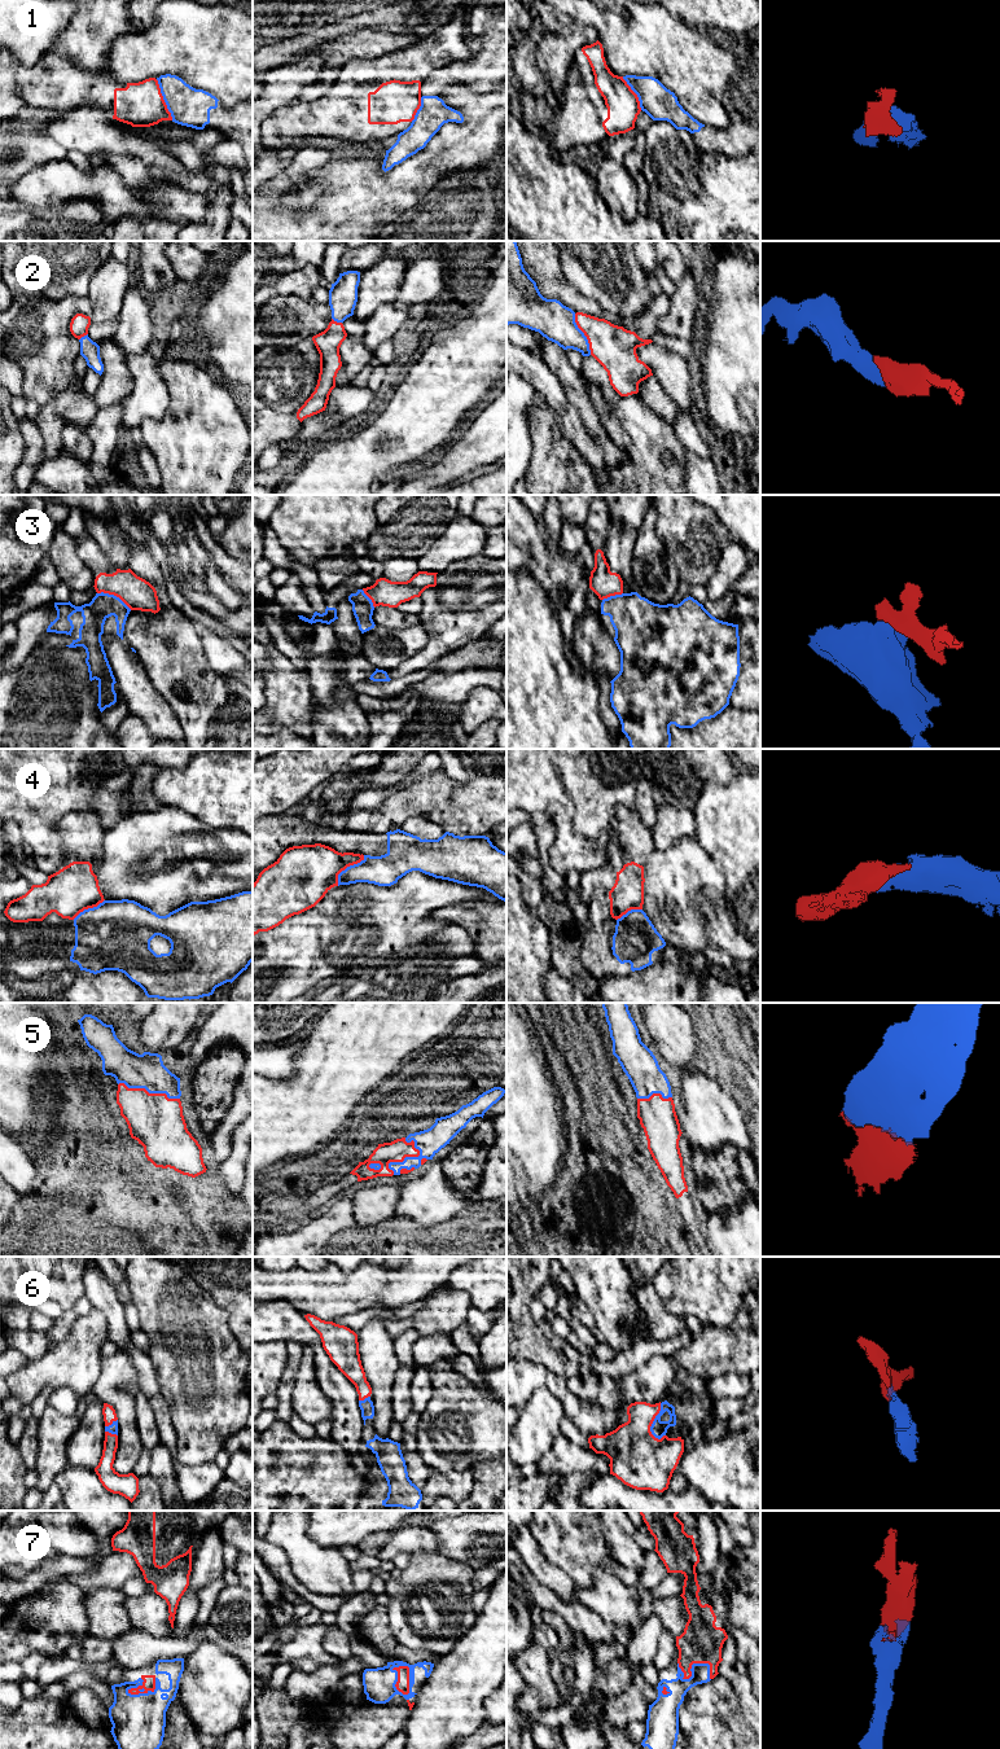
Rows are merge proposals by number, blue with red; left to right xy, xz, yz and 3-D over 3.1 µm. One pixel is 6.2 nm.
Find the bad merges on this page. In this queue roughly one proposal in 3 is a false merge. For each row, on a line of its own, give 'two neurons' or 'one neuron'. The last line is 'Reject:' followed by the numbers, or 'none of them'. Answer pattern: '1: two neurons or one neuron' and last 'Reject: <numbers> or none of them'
1: two neurons
2: one neuron
3: two neurons
4: two neurons
5: one neuron
6: one neuron
7: one neuron
Reject: 1, 3, 4

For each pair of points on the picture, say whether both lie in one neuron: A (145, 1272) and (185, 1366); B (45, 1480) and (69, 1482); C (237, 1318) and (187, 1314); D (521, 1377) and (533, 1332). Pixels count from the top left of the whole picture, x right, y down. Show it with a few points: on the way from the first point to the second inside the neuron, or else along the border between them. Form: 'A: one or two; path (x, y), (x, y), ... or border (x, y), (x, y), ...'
A: one; path (161, 1296), (180, 1318), (180, 1342)
B: two; border (68, 1464), (53, 1482)
C: two; border (213, 1300), (226, 1311), (229, 1329), (238, 1344)
D: two; border (520, 1359), (540, 1363), (552, 1375)

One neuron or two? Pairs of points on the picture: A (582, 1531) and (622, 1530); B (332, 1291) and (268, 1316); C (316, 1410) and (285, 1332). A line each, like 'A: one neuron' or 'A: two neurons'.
A: two neurons
B: two neurons
C: two neurons

